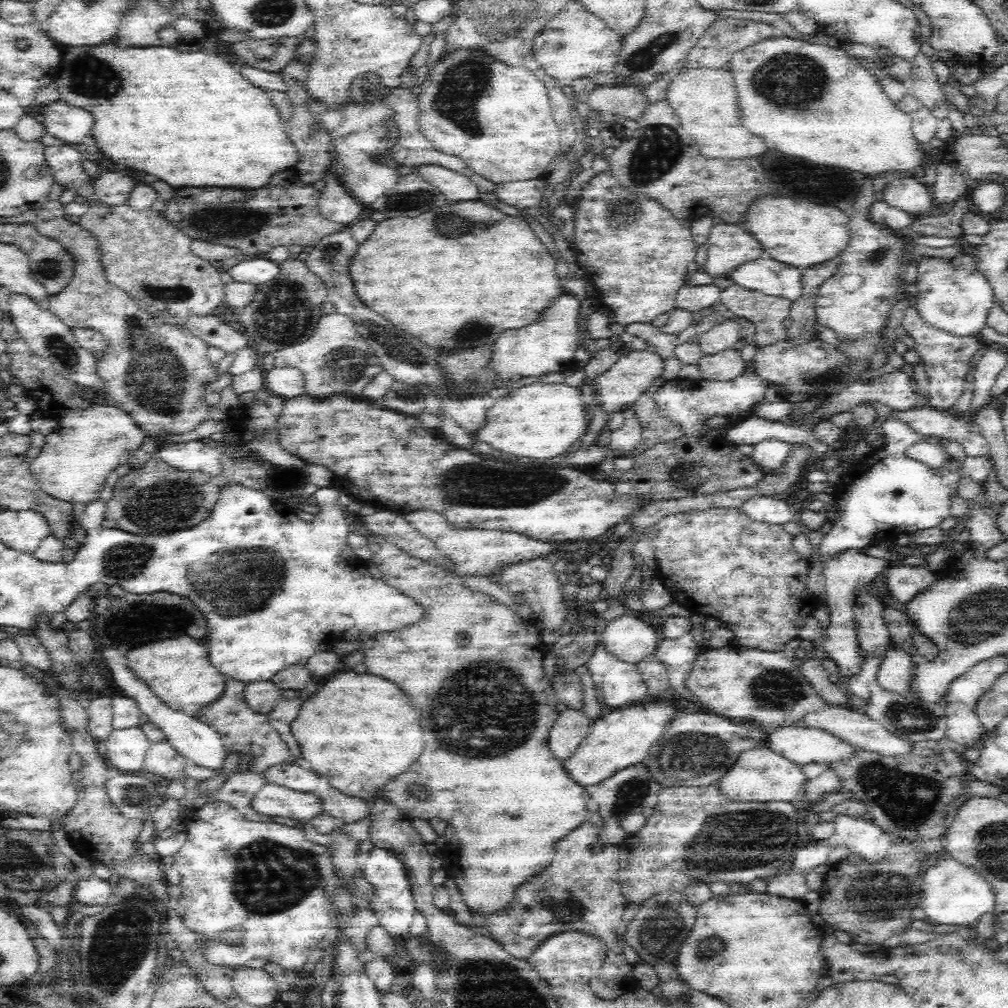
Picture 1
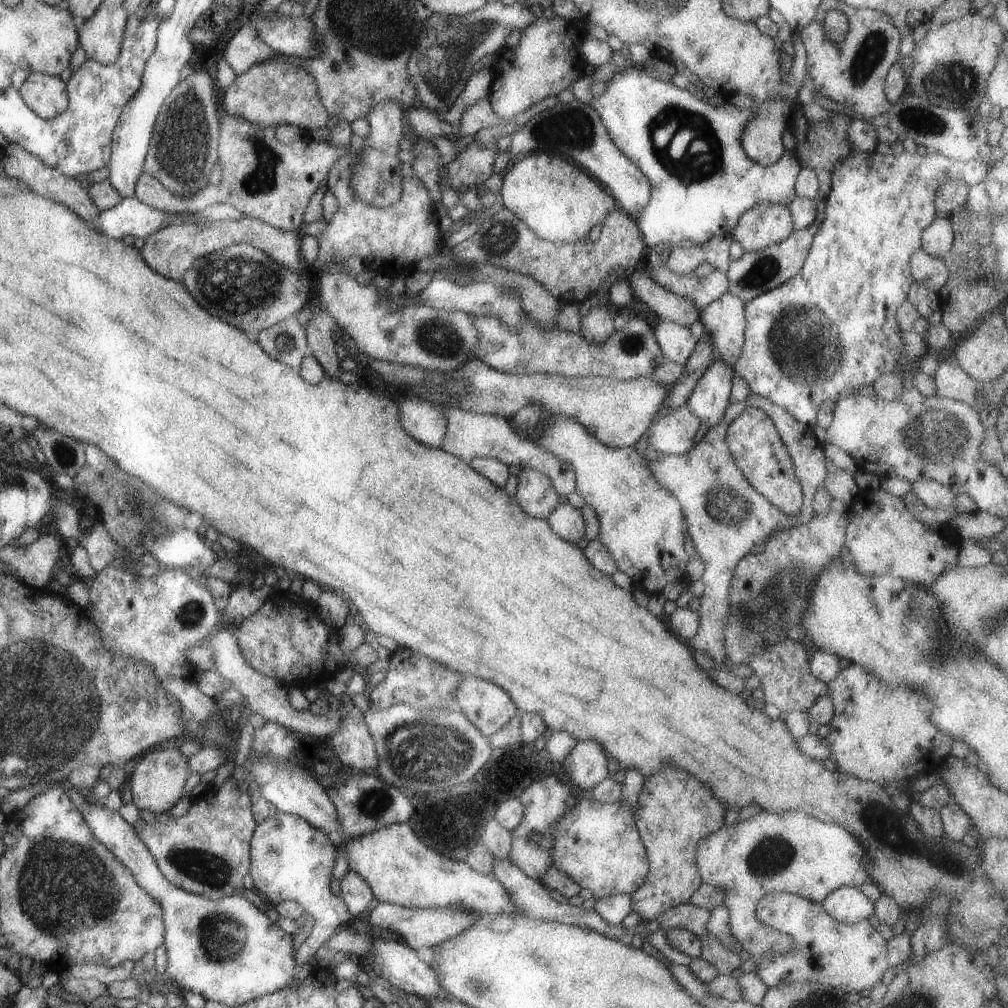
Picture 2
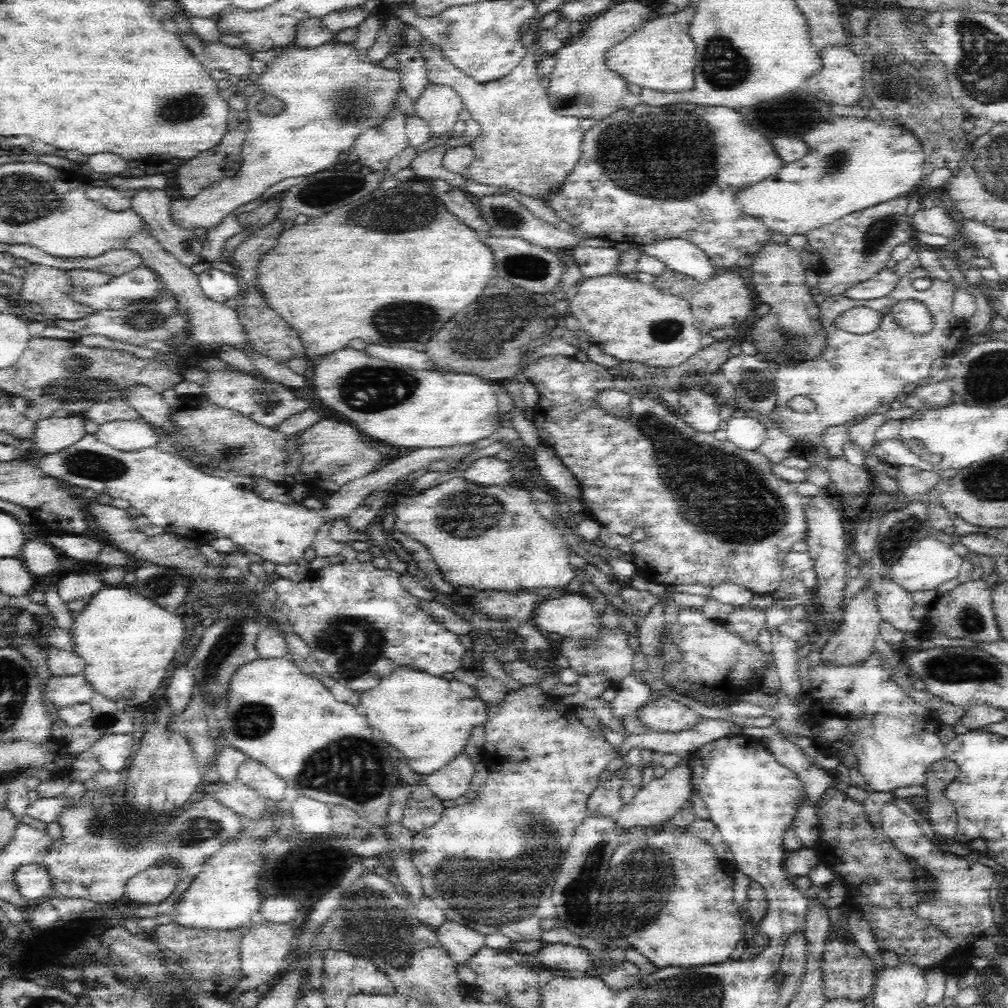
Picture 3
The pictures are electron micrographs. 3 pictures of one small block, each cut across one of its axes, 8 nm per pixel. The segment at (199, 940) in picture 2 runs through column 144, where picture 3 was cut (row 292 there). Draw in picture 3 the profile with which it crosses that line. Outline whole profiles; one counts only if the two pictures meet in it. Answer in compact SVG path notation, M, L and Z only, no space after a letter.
M883 269L877 276L866 280L844 292L844 296L852 300L872 300L884 298L898 286L898 276L892 269Z

